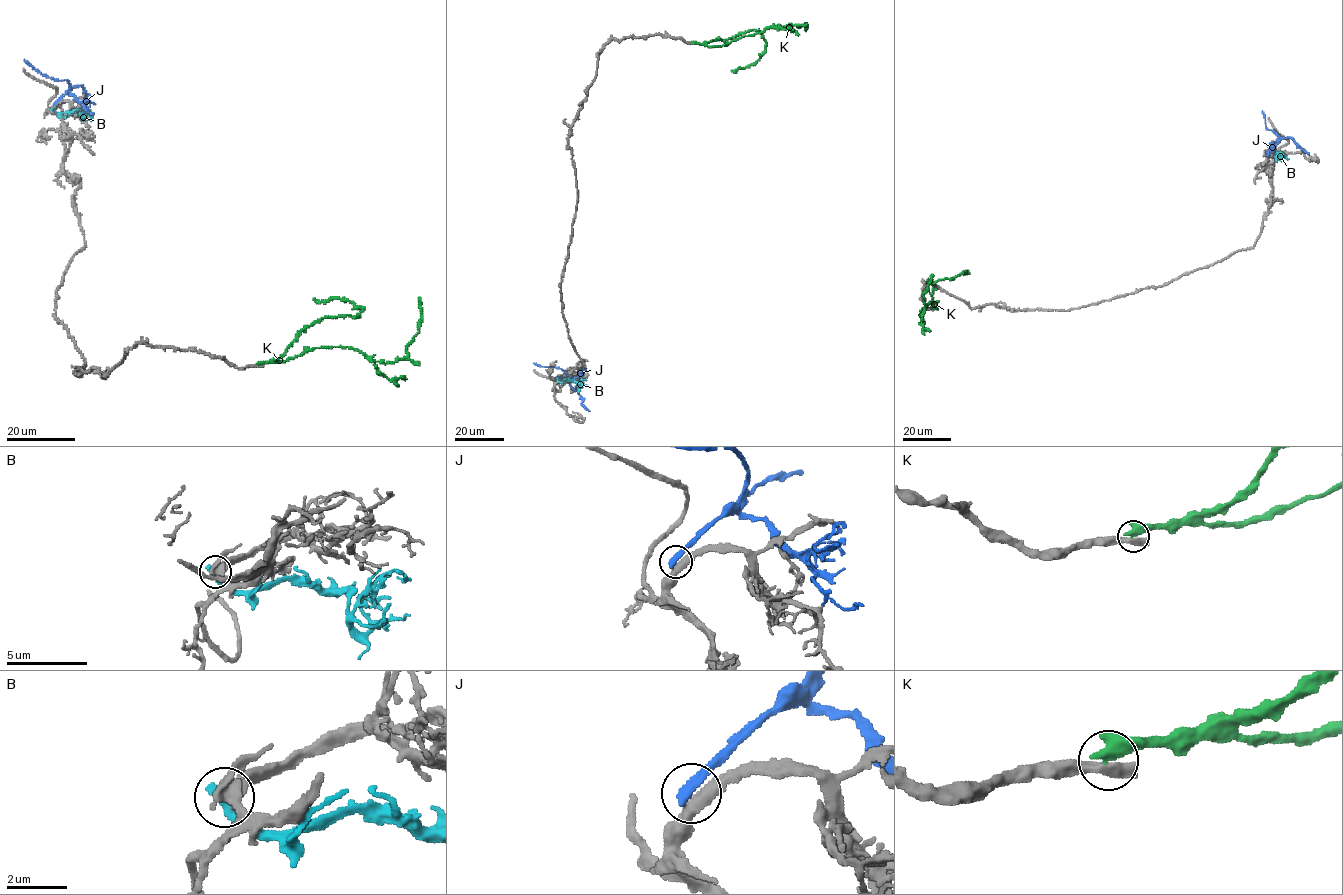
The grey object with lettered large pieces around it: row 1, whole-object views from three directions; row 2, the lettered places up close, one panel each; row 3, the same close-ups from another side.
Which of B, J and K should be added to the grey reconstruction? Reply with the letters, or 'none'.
none

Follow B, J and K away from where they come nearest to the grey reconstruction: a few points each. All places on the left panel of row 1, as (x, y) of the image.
B: (52, 109), (81, 113), (82, 109), (89, 110), (92, 115)
J: (55, 103), (69, 89), (69, 83), (50, 78), (24, 59)
K: (259, 364), (335, 346), (396, 362), (407, 356), (407, 345), (419, 331), (420, 297)

